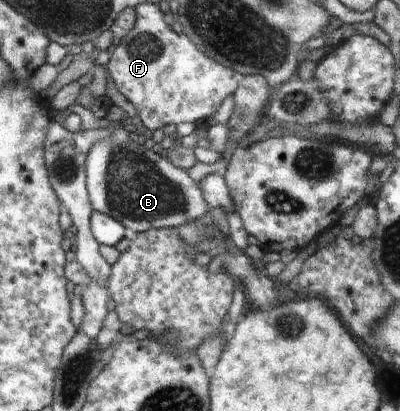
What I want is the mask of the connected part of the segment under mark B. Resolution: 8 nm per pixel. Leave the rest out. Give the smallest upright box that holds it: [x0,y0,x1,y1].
[85,122,209,232]

